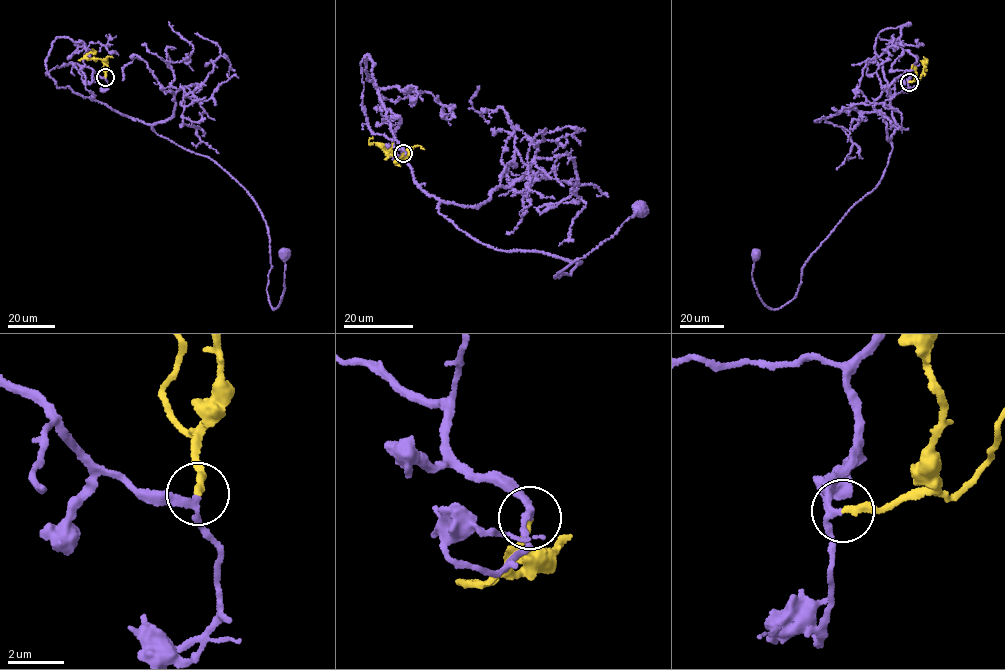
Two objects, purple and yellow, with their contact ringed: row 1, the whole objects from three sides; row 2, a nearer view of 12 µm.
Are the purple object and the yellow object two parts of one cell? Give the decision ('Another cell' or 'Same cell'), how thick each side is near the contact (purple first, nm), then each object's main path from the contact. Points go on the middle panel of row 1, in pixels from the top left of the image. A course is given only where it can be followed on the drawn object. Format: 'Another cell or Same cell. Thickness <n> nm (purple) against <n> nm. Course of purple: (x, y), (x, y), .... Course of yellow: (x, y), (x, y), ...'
Same cell. Thickness 220 nm (purple) against 240 nm. Course of purple: (403, 154), (368, 125), (367, 54), (416, 184), (483, 244), (580, 262), (568, 275), (554, 276), (636, 210). Course of yellow: (403, 154), (395, 162), (399, 160), (378, 144), (388, 151), (393, 143)

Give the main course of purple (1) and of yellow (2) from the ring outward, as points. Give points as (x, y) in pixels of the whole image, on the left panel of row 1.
1: (106, 77), (73, 62), (46, 75), (213, 159), (246, 189), (268, 231), (273, 309), (283, 255)
2: (106, 77), (103, 62), (85, 56), (93, 53), (92, 49)

